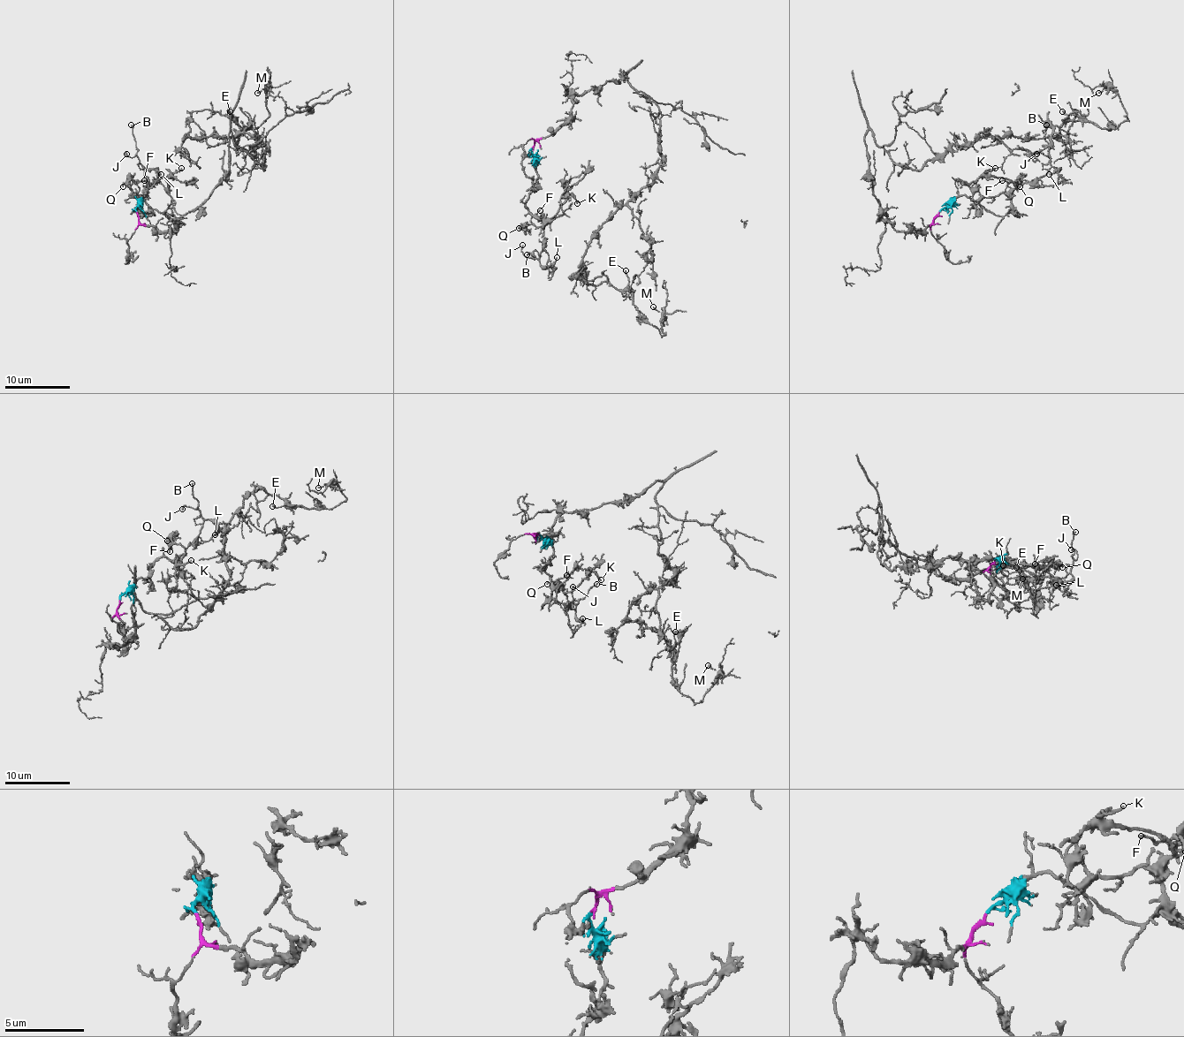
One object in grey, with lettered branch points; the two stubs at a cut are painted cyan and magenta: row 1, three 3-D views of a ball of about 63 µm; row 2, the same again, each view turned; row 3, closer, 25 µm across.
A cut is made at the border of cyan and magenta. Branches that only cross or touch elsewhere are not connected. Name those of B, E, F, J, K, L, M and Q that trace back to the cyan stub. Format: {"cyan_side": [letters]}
{"cyan_side": ["B", "F", "J", "K", "L", "Q"]}

